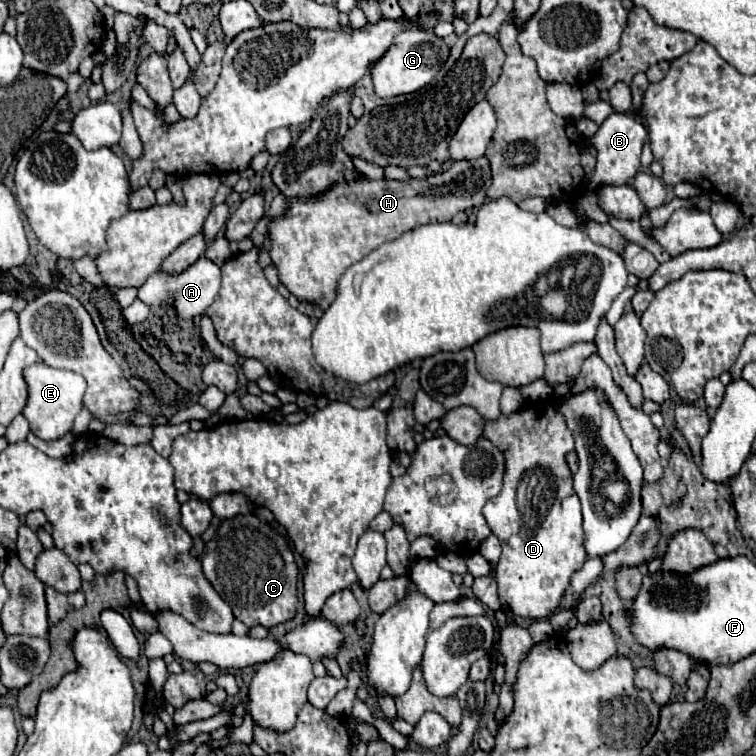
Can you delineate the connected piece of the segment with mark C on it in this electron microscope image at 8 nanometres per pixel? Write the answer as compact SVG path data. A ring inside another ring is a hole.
M236 516L230 520L222 520L218 526L216 536L206 544L206 552L202 552L202 570L204 576L210 580L214 590L222 596L222 600L232 608L234 616L244 622L248 628L260 624L264 628L272 628L280 622L286 622L294 616L298 604L298 590L296 590L296 562L286 544L286 540L266 522L258 520L256 516Z

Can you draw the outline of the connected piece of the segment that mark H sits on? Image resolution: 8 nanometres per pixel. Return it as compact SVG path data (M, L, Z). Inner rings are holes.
M482 156L476 160L454 162L446 172L432 174L424 180L398 182L398 180L368 180L362 176L362 180L358 182L346 182L346 184L332 186L332 190L328 190L328 194L322 194L318 200L292 198L290 200L292 214L288 214L288 218L278 218L276 222L270 222L268 226L270 240L272 240L270 256L278 268L280 282L298 300L316 302L322 310L326 310L336 296L340 274L344 274L348 266L360 262L372 250L376 250L384 242L400 238L408 230L414 230L428 222L450 222L456 212L484 204L486 190L490 188L490 184L492 184L490 162Z

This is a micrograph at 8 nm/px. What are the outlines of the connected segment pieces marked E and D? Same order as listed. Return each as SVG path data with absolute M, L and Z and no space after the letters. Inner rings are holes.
M38 362L24 368L24 380L28 386L28 402L22 414L30 422L30 430L42 440L56 440L68 434L72 430L76 414L82 410L82 396L86 390L84 378L76 372L58 370L44 362Z
M560 400L534 402L514 414L500 416L496 422L486 422L484 426L484 436L506 456L504 486L500 494L490 498L484 506L484 518L492 534L496 534L502 544L502 556L494 568L498 594L502 606L510 606L516 616L532 620L546 618L560 606L572 574L578 572L588 560L584 548L580 498L572 488L572 474L564 460L566 452L574 450L574 442L572 432L564 426L564 416L558 412L558 404Z

